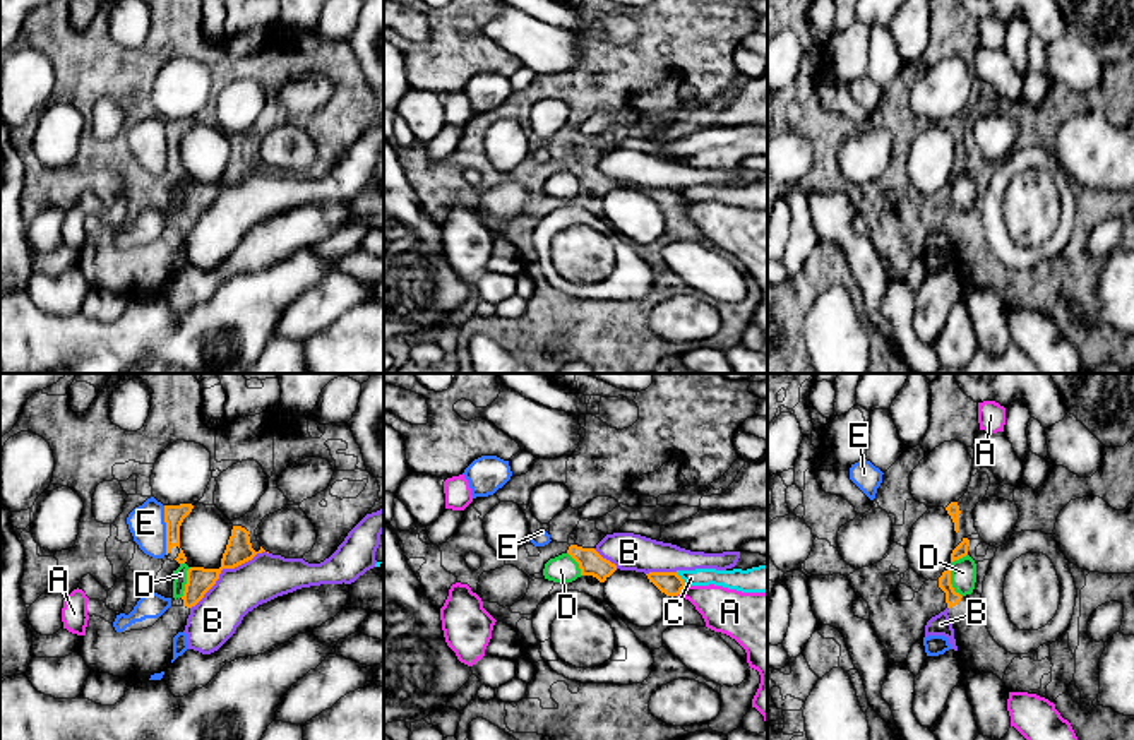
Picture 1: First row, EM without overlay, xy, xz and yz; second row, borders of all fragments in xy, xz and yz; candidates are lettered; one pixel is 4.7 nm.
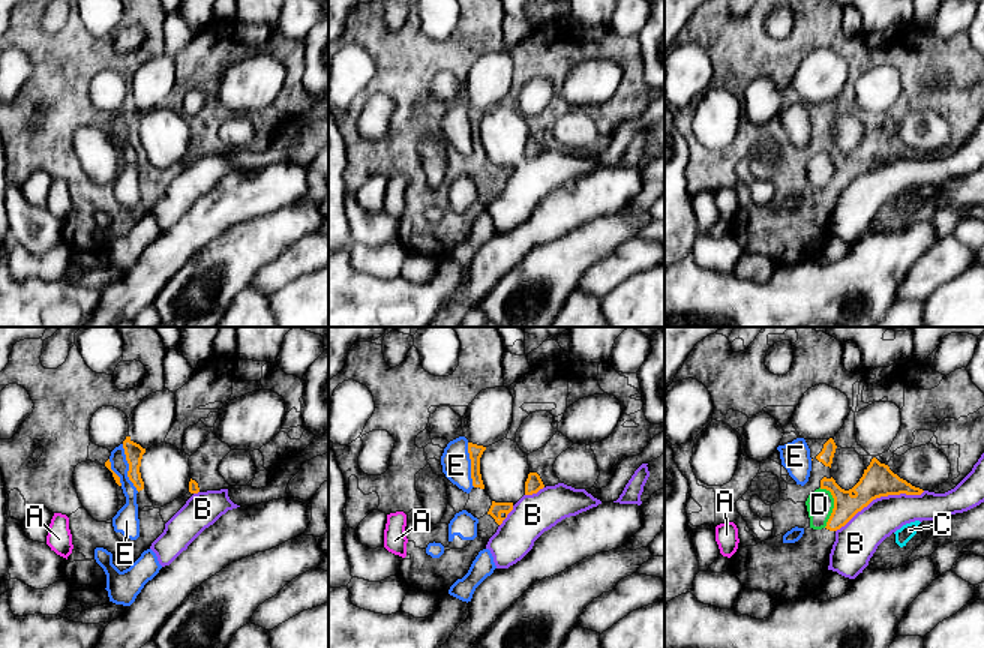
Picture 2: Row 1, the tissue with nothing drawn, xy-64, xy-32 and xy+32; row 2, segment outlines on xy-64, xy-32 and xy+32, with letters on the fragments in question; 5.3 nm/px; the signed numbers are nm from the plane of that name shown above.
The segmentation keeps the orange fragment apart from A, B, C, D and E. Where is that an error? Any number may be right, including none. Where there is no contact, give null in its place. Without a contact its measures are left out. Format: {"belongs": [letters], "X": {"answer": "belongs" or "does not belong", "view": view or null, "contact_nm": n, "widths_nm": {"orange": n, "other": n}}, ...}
{"belongs": [], "A": {"answer": "does not belong", "view": "xz", "contact_nm": 60, "widths_nm": {"orange": 110, "other": 220}}, "B": {"answer": "does not belong", "view": "xy", "contact_nm": 460, "widths_nm": {"orange": 130, "other": 220}}, "C": {"answer": "does not belong", "view": "xz", "contact_nm": 90, "widths_nm": {"orange": 110, "other": 100}}, "D": {"answer": "does not belong", "view": "xy", "contact_nm": 150, "widths_nm": {"orange": 120, "other": 60}}, "E": {"answer": "does not belong", "view": "xy", "contact_nm": 240, "widths_nm": {"orange": 100, "other": 170}}}

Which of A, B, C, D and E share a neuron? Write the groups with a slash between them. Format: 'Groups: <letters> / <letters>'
Groups: A / B / C / D / E

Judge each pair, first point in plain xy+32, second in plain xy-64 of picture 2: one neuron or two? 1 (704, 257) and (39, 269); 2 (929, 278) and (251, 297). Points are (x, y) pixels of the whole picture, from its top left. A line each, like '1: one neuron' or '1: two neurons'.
1: one neuron
2: two neurons

